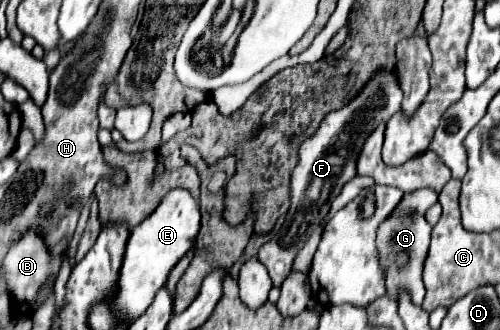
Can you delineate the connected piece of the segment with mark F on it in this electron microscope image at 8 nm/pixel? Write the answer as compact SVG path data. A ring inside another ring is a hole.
M378 70L366 82L362 92L354 96L346 106L336 112L328 112L318 126L318 130L302 142L298 152L298 164L290 178L290 208L286 212L284 224L274 238L260 246L258 260L268 268L274 286L280 286L282 280L292 270L292 262L298 250L306 244L314 228L320 224L328 212L328 204L340 194L342 186L356 174L358 154L368 140L370 132L378 126L388 122L402 104L402 88L396 78L396 70Z

